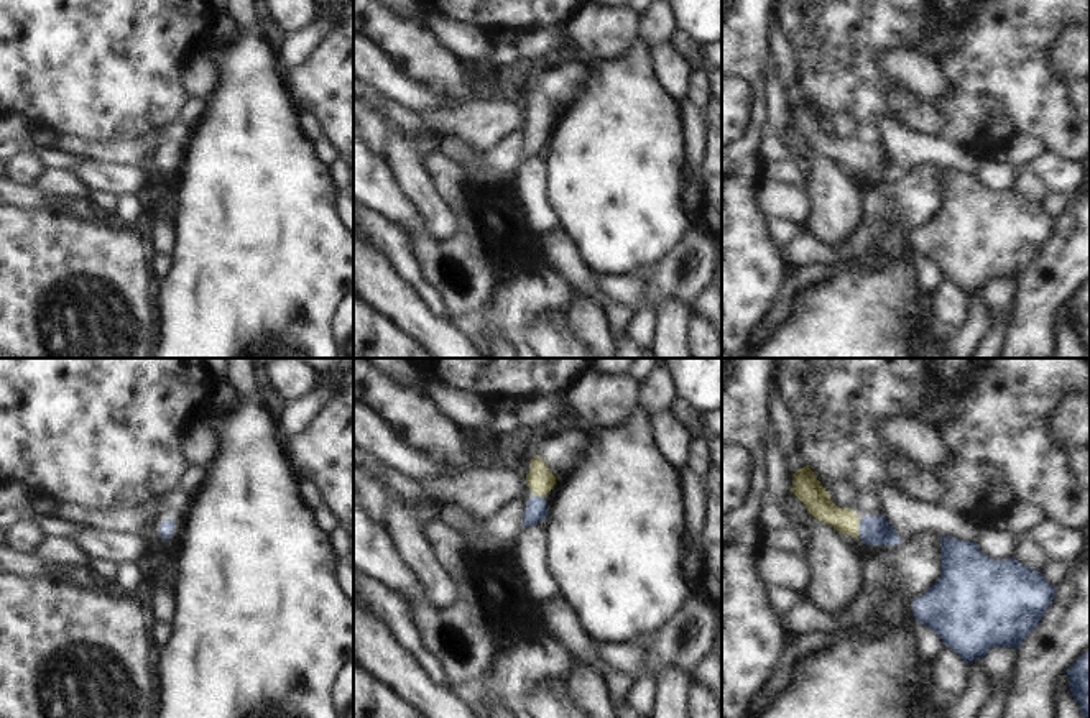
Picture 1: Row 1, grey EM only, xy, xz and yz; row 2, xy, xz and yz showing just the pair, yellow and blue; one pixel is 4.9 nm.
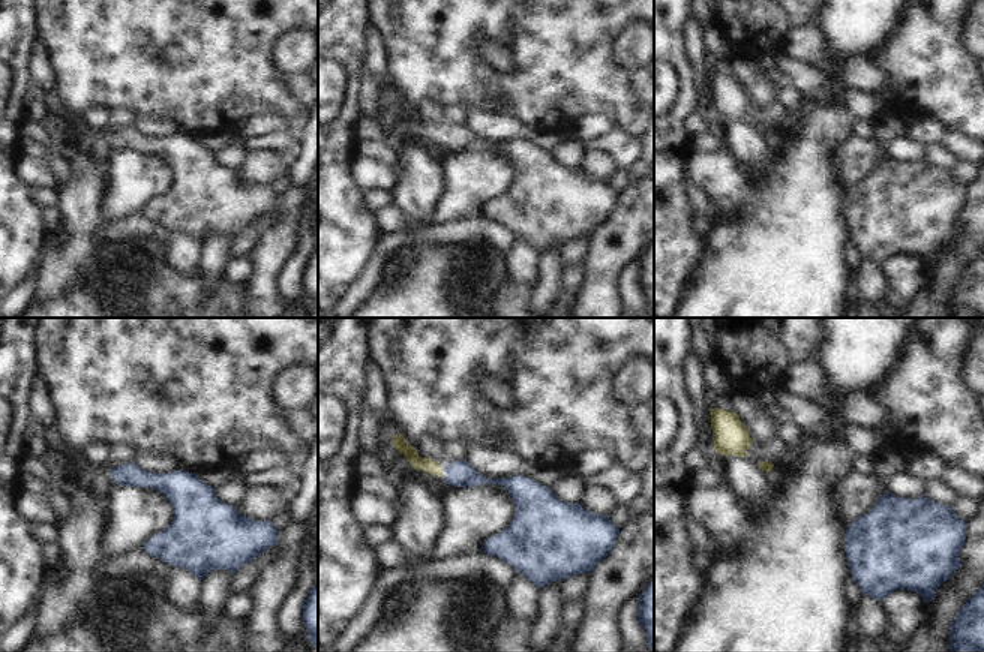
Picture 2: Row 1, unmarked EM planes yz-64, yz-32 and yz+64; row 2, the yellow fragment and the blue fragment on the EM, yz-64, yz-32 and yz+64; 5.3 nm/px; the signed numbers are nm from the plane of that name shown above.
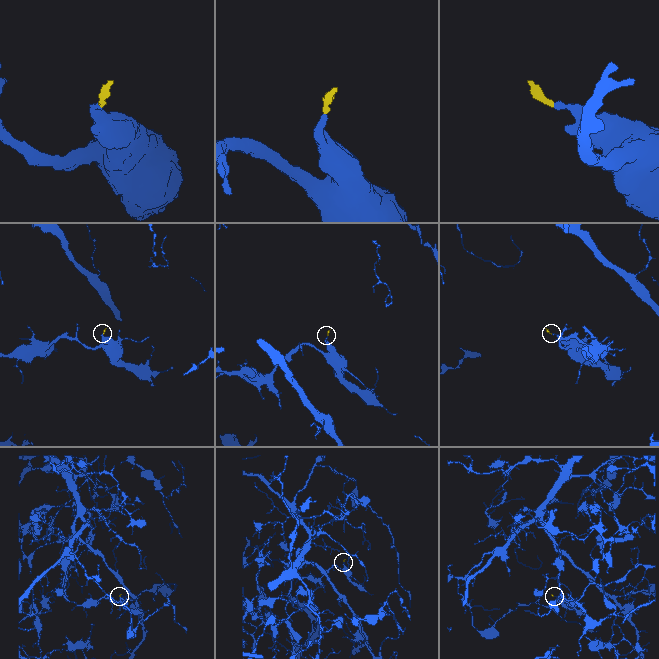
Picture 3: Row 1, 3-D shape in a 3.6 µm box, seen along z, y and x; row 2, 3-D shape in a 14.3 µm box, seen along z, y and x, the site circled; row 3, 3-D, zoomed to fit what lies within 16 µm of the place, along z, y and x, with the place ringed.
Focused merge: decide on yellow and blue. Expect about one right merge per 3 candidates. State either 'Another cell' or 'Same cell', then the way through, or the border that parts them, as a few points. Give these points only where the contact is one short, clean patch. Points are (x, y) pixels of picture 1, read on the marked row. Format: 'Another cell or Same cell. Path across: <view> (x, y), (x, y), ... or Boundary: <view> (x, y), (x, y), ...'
Same cell. Path across: yz (817, 501), (829, 513), (859, 528), (875, 529)

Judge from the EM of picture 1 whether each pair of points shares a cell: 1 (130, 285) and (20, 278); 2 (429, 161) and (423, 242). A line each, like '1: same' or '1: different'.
1: same
2: same

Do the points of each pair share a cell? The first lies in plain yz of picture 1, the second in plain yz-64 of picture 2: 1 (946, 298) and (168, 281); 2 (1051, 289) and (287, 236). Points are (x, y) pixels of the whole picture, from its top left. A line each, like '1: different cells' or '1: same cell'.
1: different cells
2: same cell

